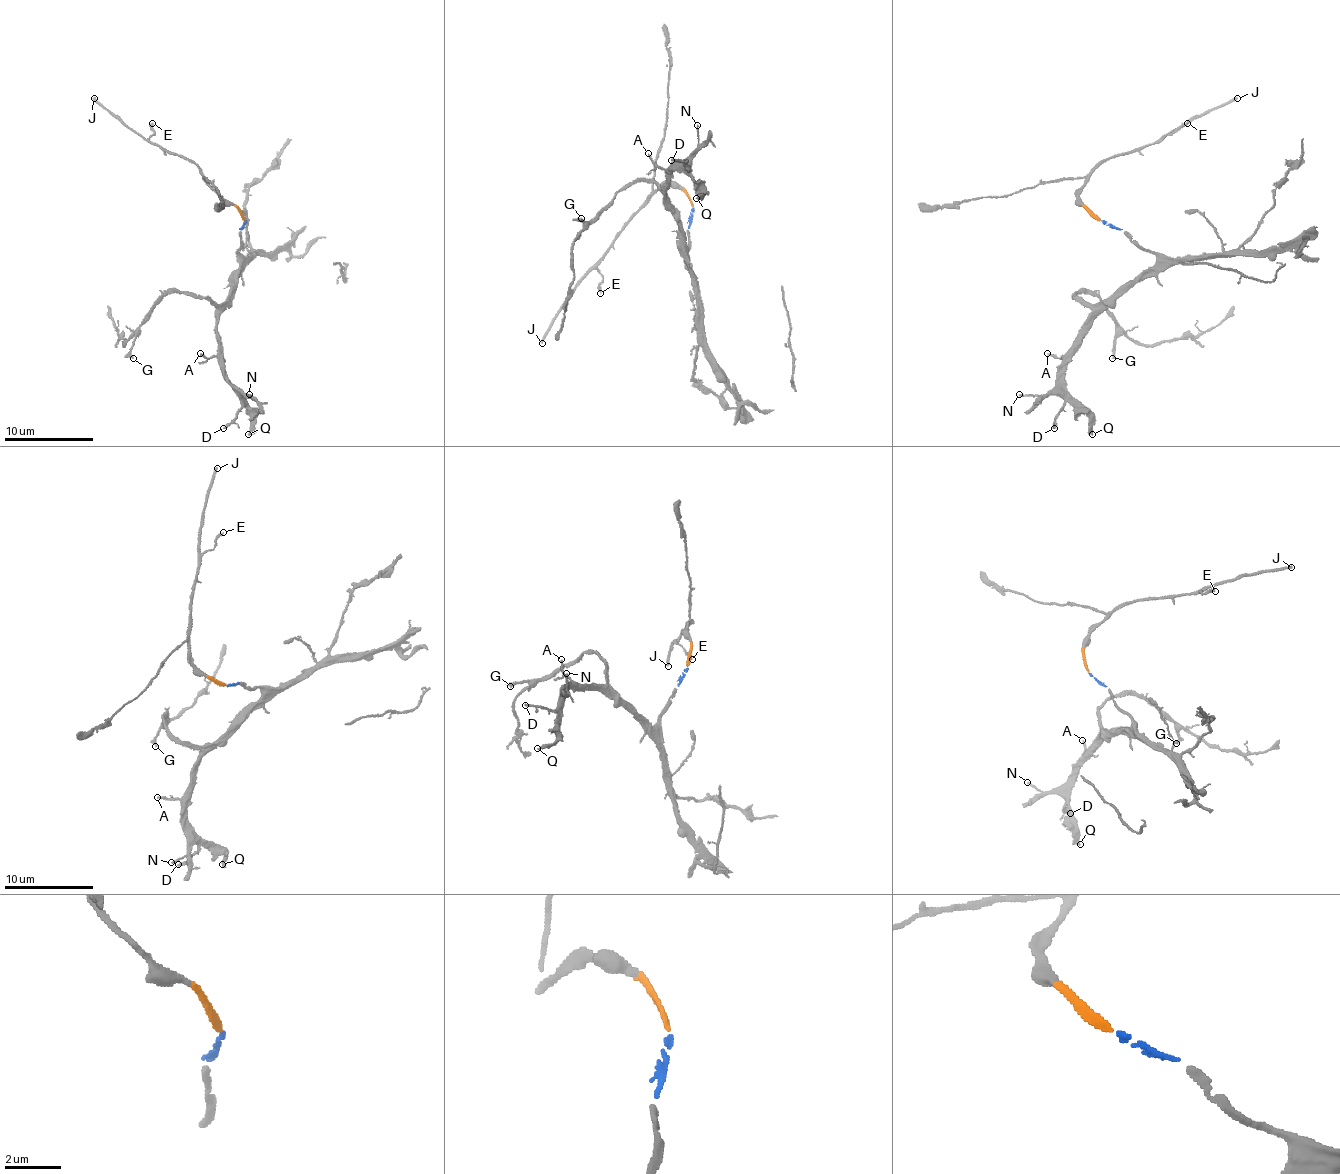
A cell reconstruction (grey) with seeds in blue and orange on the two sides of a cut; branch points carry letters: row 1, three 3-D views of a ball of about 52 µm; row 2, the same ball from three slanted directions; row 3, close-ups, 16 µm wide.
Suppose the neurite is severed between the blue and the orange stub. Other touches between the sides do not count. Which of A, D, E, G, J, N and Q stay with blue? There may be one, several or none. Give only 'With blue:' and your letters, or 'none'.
With blue: A, D, G, N, Q

